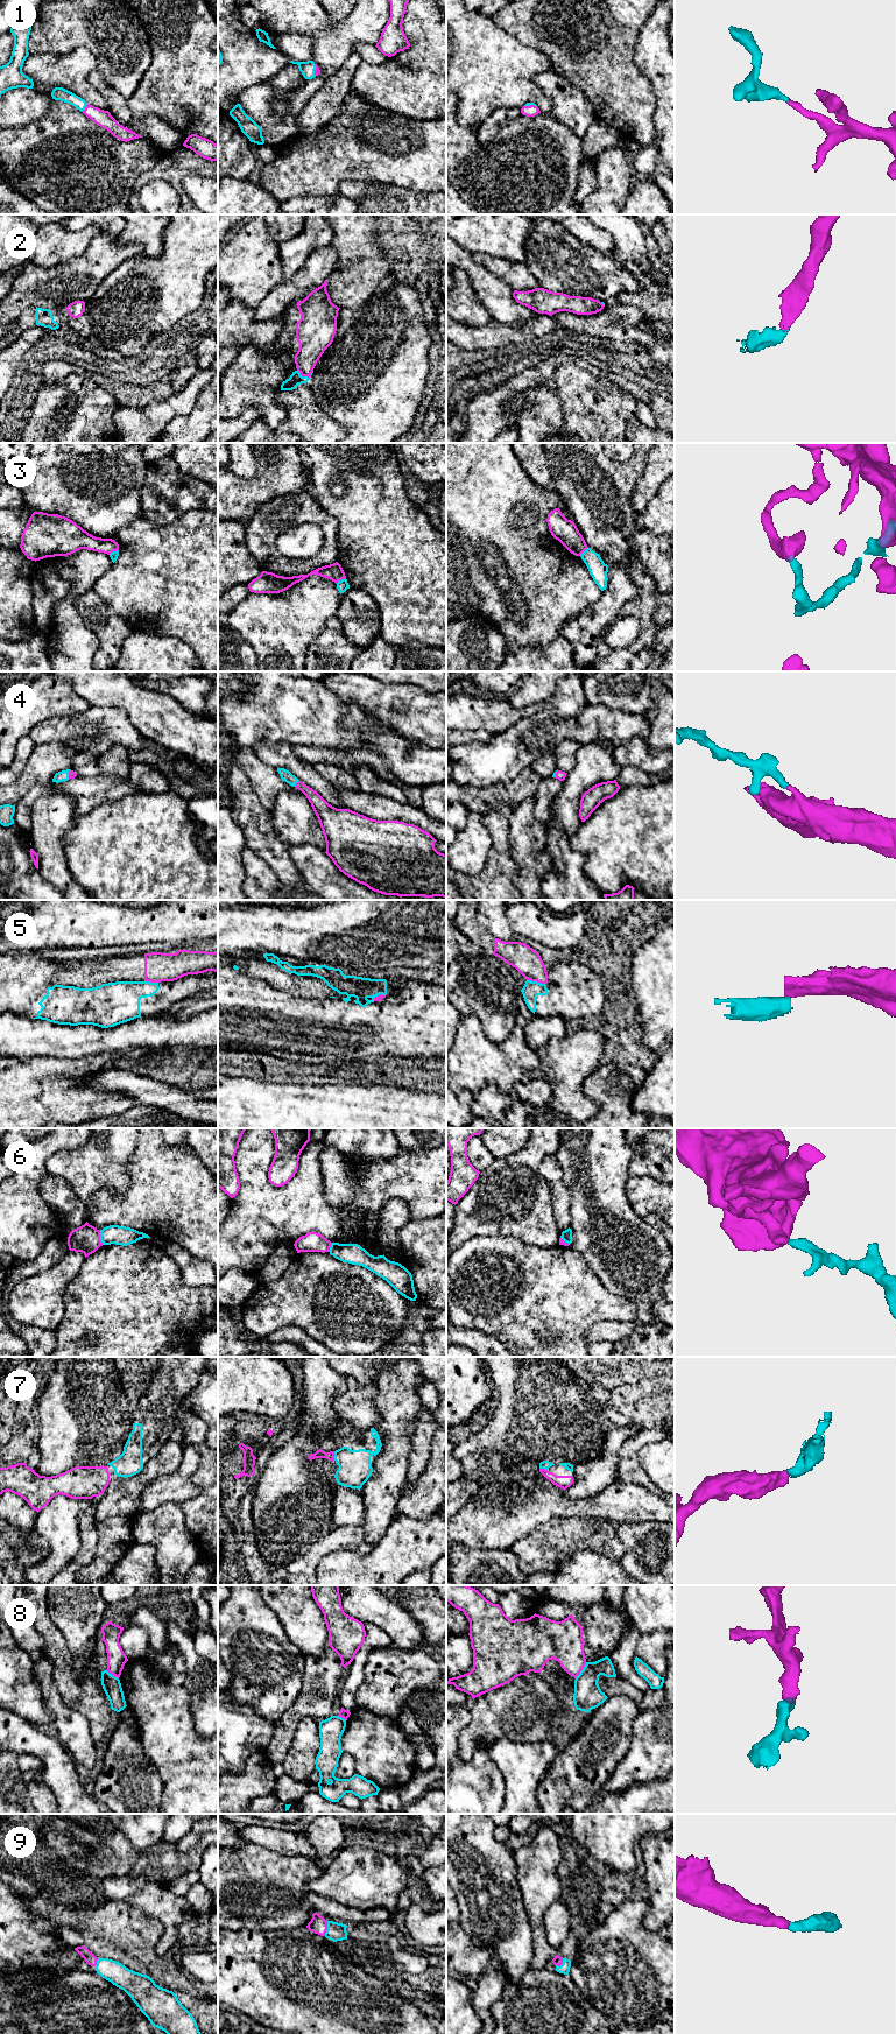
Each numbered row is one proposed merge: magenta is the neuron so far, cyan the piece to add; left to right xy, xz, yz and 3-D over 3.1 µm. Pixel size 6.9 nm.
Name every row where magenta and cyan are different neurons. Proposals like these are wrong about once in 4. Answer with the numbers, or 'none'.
3, 5, 6, 8

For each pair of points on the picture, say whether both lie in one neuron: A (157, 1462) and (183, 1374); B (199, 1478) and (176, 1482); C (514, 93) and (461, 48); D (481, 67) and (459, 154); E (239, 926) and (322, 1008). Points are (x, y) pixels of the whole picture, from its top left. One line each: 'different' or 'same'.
A: different
B: different
C: same
D: different
E: different

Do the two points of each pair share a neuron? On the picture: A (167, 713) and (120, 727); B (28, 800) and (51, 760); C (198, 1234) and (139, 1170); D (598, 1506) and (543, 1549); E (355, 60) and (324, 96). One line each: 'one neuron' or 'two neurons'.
A: two neurons
B: two neurons
C: one neuron
D: two neurons
E: one neuron

